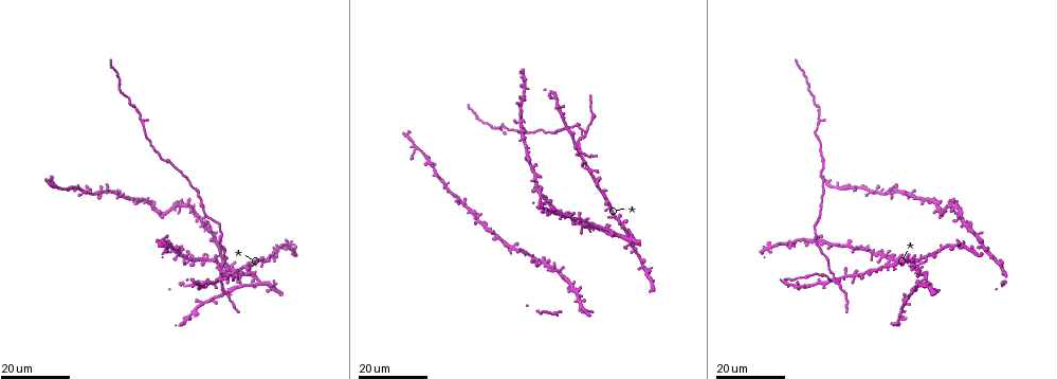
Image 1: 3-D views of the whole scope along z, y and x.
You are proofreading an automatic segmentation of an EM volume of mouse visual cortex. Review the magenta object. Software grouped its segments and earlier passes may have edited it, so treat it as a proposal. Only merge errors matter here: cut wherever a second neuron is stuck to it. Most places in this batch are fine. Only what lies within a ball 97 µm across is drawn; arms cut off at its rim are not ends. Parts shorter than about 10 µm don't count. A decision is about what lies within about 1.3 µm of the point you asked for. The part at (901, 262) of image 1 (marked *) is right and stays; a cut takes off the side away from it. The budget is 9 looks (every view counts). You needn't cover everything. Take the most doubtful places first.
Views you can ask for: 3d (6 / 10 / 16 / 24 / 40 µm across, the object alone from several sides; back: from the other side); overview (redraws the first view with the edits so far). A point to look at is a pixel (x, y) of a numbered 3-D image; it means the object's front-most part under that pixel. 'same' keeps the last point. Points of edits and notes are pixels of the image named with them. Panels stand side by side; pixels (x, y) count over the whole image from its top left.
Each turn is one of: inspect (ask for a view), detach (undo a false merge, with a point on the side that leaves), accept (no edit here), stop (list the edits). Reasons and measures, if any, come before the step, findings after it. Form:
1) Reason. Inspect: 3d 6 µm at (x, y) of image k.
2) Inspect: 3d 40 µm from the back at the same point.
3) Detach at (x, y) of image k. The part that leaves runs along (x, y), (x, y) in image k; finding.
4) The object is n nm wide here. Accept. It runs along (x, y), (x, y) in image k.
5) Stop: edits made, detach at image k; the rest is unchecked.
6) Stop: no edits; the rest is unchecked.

Four or more arms meet. Inspect: 3d 24 µm at (834, 278) of image 1.

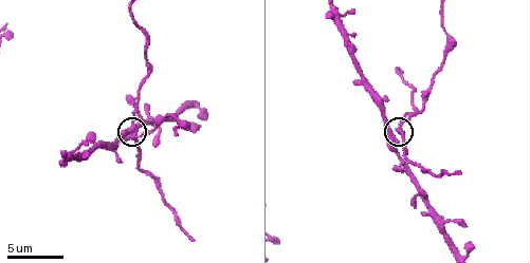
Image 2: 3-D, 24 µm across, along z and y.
Inspect: 3d 6 µm at (390, 136) of image 2.

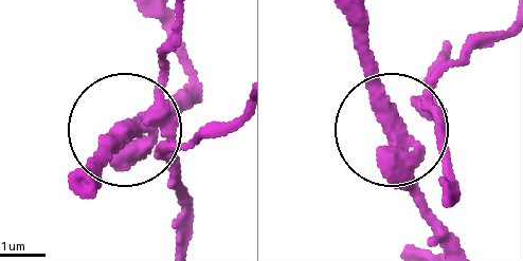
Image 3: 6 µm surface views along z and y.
Accept. It runs along (456, 242), (422, 197), (346, 15) in image 3; continuous, no second neuron.

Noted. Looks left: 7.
Looks like a crossing. Inspect: 3d 16 µm at (260, 263) of image 1.

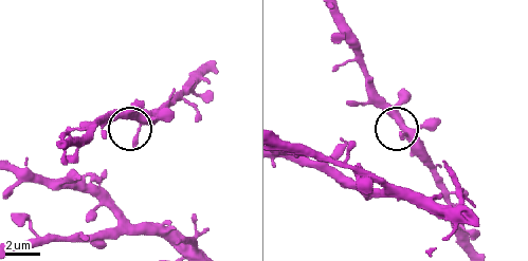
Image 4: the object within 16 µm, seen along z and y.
Inspect: 3d 6 µm at (140, 127) of image 4.

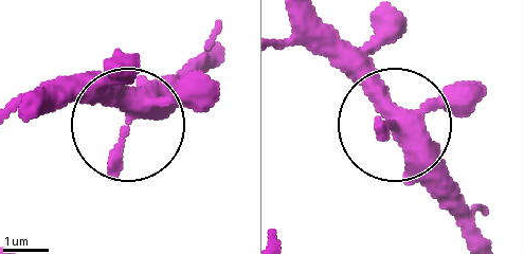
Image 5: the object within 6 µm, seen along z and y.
Inspect: 3d 6 µm from the back at (129, 126) of image 5.

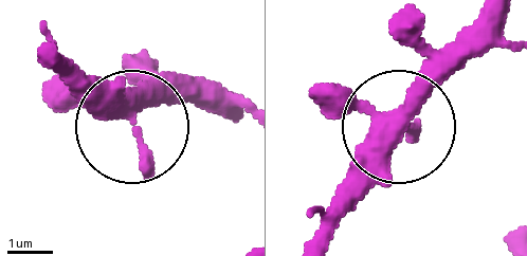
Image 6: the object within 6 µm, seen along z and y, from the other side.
The side arm is 27 µm long. Accept. It runs along (496, 18), (322, 208) in image 6; continuous, no second neuron.

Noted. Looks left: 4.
Sudden change in width. Inspect: 3d 16 µm at (575, 223) of image 1.

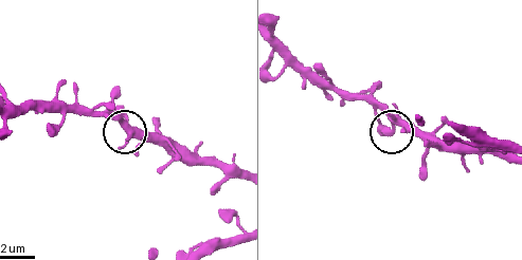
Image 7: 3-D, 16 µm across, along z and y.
Closer look. Inspect: 3d 6 µm at (396, 123) of image 7.

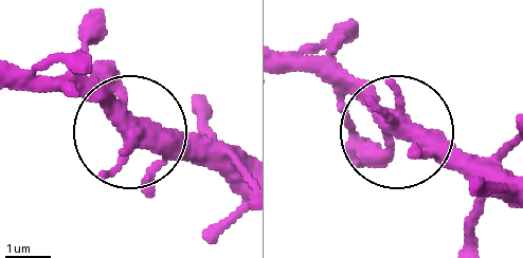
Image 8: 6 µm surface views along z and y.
Accept. All the same neuron.

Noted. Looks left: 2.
Side arm on a straight run. Inspect: 3d 16 µm at (432, 210) of image 2.

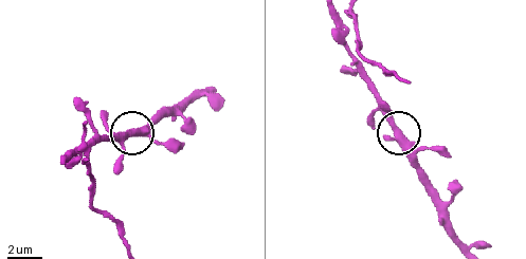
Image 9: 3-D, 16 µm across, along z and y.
Accept. One neuron here.

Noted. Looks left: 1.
Stop: no edits; the rest is unchecked.

